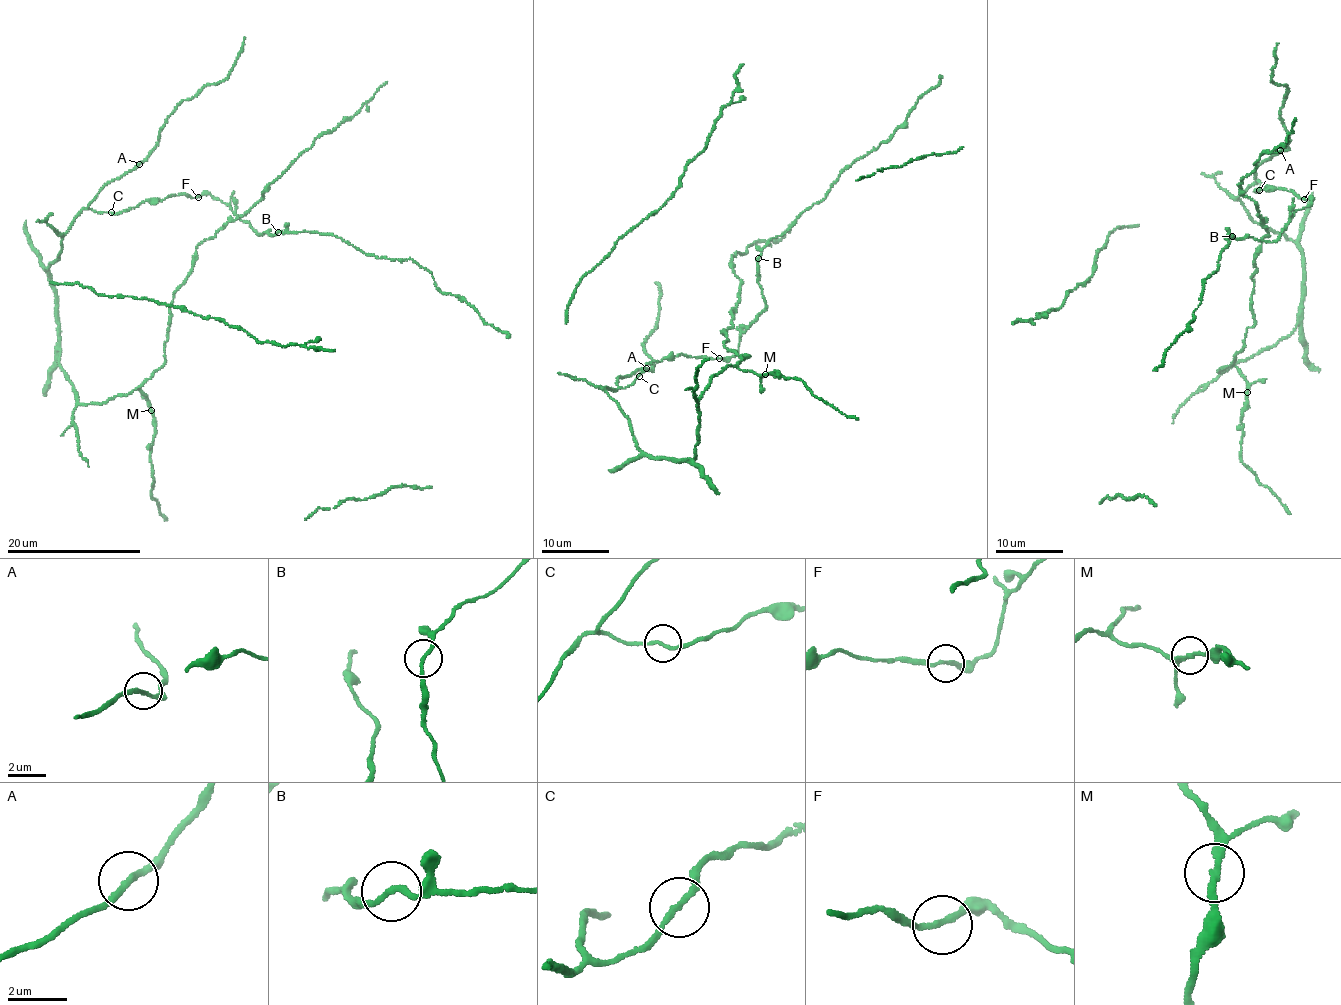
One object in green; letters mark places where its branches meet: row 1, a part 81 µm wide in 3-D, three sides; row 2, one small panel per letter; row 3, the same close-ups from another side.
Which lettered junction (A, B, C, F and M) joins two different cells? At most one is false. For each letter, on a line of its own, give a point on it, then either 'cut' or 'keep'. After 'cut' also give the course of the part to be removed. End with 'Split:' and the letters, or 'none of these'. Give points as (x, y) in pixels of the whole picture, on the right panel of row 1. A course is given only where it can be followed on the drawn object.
A: at (1280, 150); keep
B: at (1232, 236); keep
C: at (1259, 190); keep
F: at (1304, 199); keep
M: at (1247, 392); keep
Split: none of these

